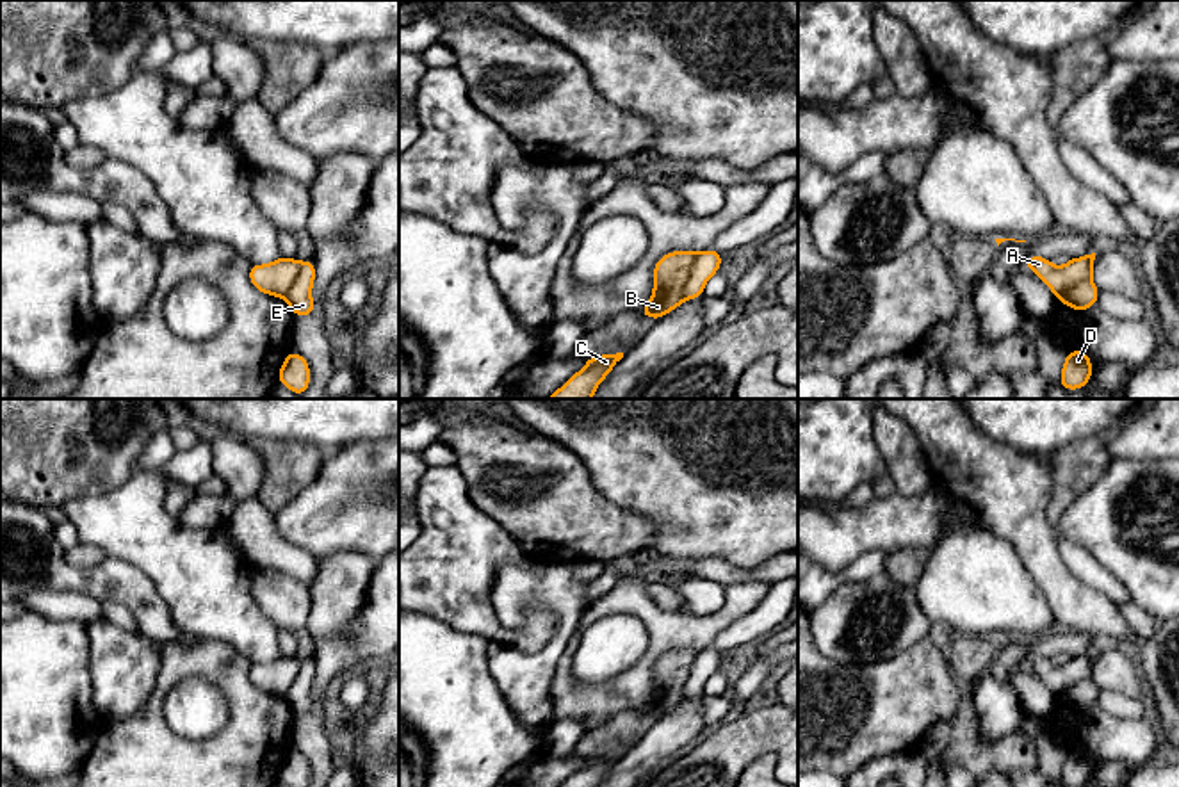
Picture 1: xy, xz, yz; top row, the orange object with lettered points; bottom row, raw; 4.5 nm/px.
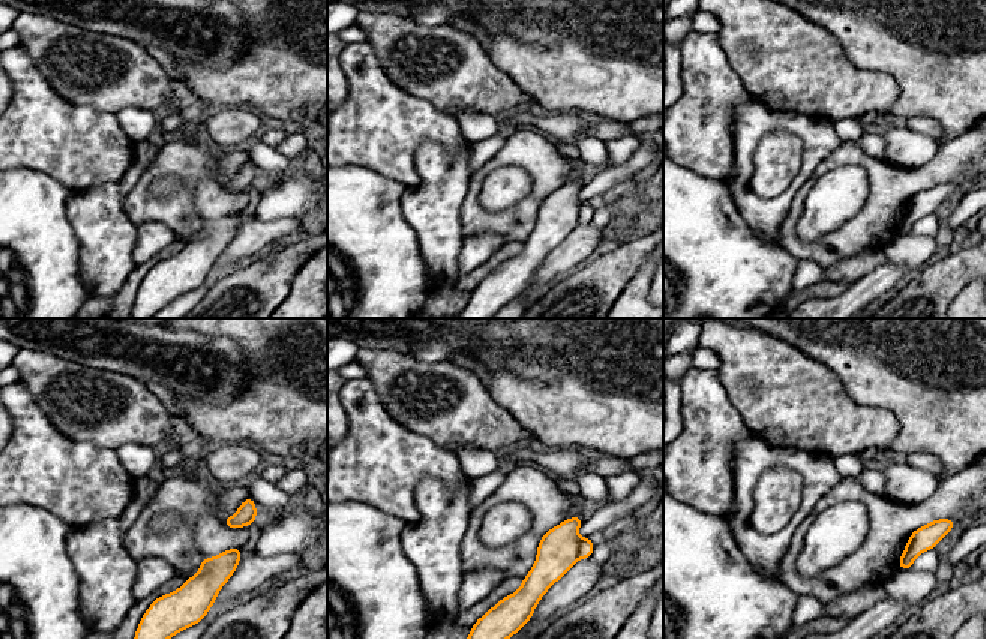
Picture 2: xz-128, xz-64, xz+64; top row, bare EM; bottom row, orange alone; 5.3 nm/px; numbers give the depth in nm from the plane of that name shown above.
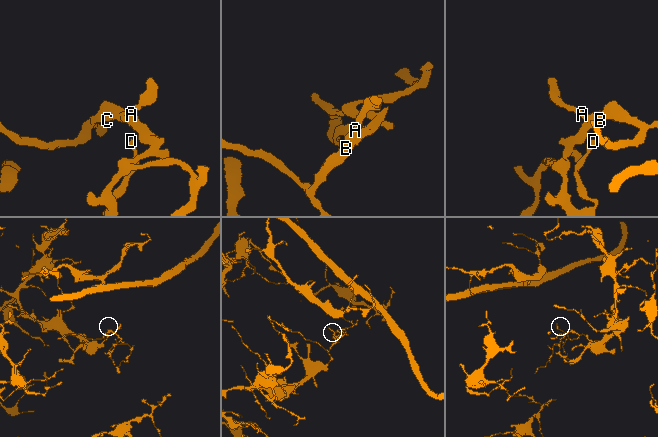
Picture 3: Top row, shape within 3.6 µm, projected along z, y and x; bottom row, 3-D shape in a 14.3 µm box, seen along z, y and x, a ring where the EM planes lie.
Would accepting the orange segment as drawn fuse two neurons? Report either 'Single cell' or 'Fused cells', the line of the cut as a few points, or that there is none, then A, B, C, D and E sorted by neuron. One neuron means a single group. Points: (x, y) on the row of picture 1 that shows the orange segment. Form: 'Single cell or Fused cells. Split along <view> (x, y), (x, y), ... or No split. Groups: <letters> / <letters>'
Fused cells. Split along xz (697, 253), (683, 298). Groups: A B C / D E

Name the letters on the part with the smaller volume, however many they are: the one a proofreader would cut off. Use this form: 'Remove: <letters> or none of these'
Remove: D, E

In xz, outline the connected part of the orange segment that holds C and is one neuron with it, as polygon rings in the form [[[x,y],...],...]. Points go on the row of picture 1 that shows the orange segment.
[[[623,353],[588,358],[582,370],[575,372],[559,390],[545,399],[591,399],[597,386],[622,358]]]

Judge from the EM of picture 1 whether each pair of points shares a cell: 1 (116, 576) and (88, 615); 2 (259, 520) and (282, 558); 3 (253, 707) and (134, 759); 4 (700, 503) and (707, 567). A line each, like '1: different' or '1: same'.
1: different
2: same
3: same
4: different

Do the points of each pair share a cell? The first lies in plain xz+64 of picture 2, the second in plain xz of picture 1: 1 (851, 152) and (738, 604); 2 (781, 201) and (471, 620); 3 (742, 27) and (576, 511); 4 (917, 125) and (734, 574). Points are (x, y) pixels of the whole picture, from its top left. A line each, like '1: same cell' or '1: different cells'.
1: same cell
2: different cells
3: same cell
4: same cell

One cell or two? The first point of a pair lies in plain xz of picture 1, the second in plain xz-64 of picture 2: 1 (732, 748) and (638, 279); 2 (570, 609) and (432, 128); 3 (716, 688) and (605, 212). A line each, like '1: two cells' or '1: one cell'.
1: two cells
2: two cells
3: one cell

